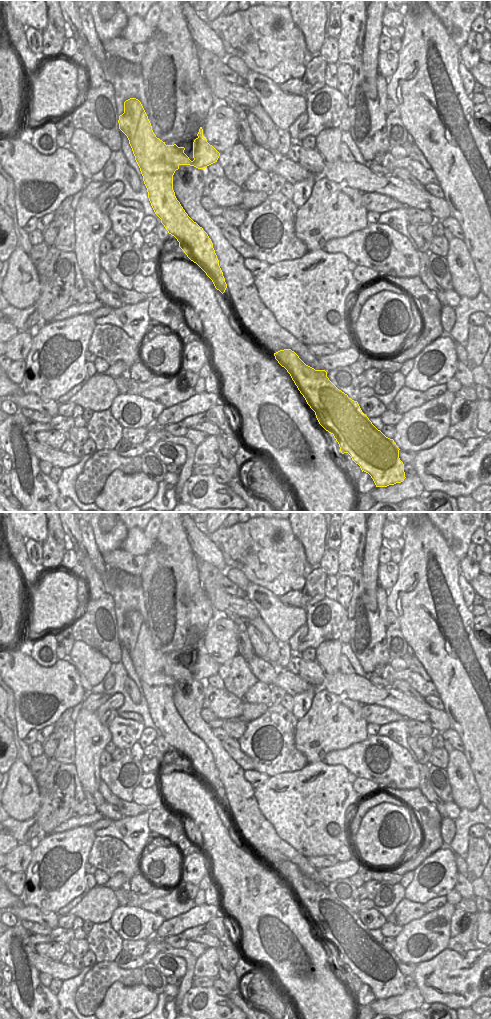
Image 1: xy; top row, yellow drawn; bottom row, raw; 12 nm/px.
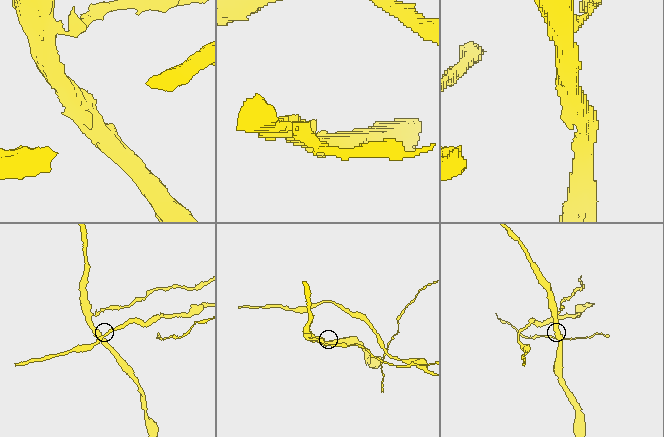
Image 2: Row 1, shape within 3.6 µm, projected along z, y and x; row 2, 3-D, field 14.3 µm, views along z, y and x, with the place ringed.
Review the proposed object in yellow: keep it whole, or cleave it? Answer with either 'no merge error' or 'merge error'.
merge error

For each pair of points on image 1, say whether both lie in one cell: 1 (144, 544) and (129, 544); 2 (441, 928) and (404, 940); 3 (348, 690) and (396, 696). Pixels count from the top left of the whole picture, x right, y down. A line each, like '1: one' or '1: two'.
1: one
2: one
3: one

